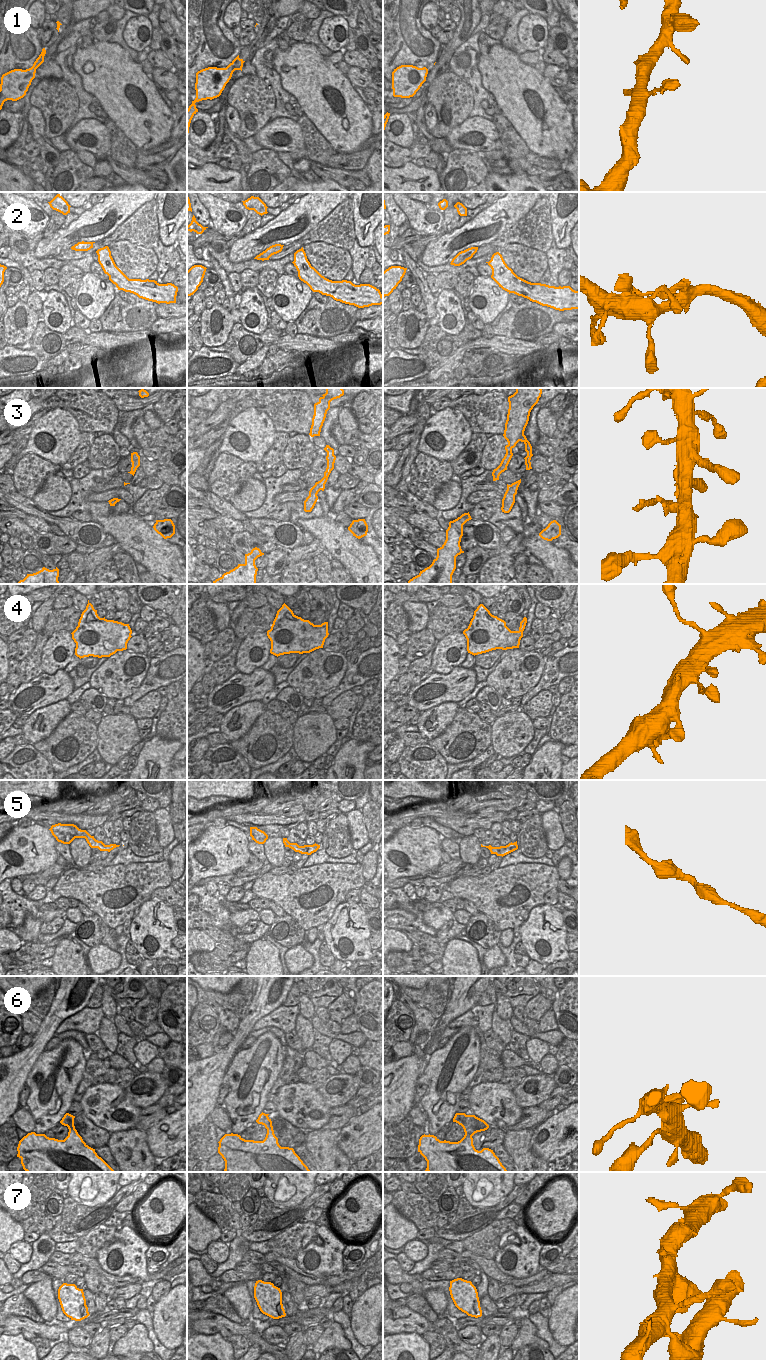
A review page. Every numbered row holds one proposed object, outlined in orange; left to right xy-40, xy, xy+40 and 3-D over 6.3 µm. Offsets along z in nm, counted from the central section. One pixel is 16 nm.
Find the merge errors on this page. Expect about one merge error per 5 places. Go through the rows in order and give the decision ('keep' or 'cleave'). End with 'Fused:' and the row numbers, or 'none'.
1: keep
2: keep
3: keep
4: keep
5: keep
6: keep
7: keep
Fused: none

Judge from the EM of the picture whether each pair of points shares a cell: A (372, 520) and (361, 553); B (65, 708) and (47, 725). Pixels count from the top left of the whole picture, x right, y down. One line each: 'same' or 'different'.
A: different
B: same

